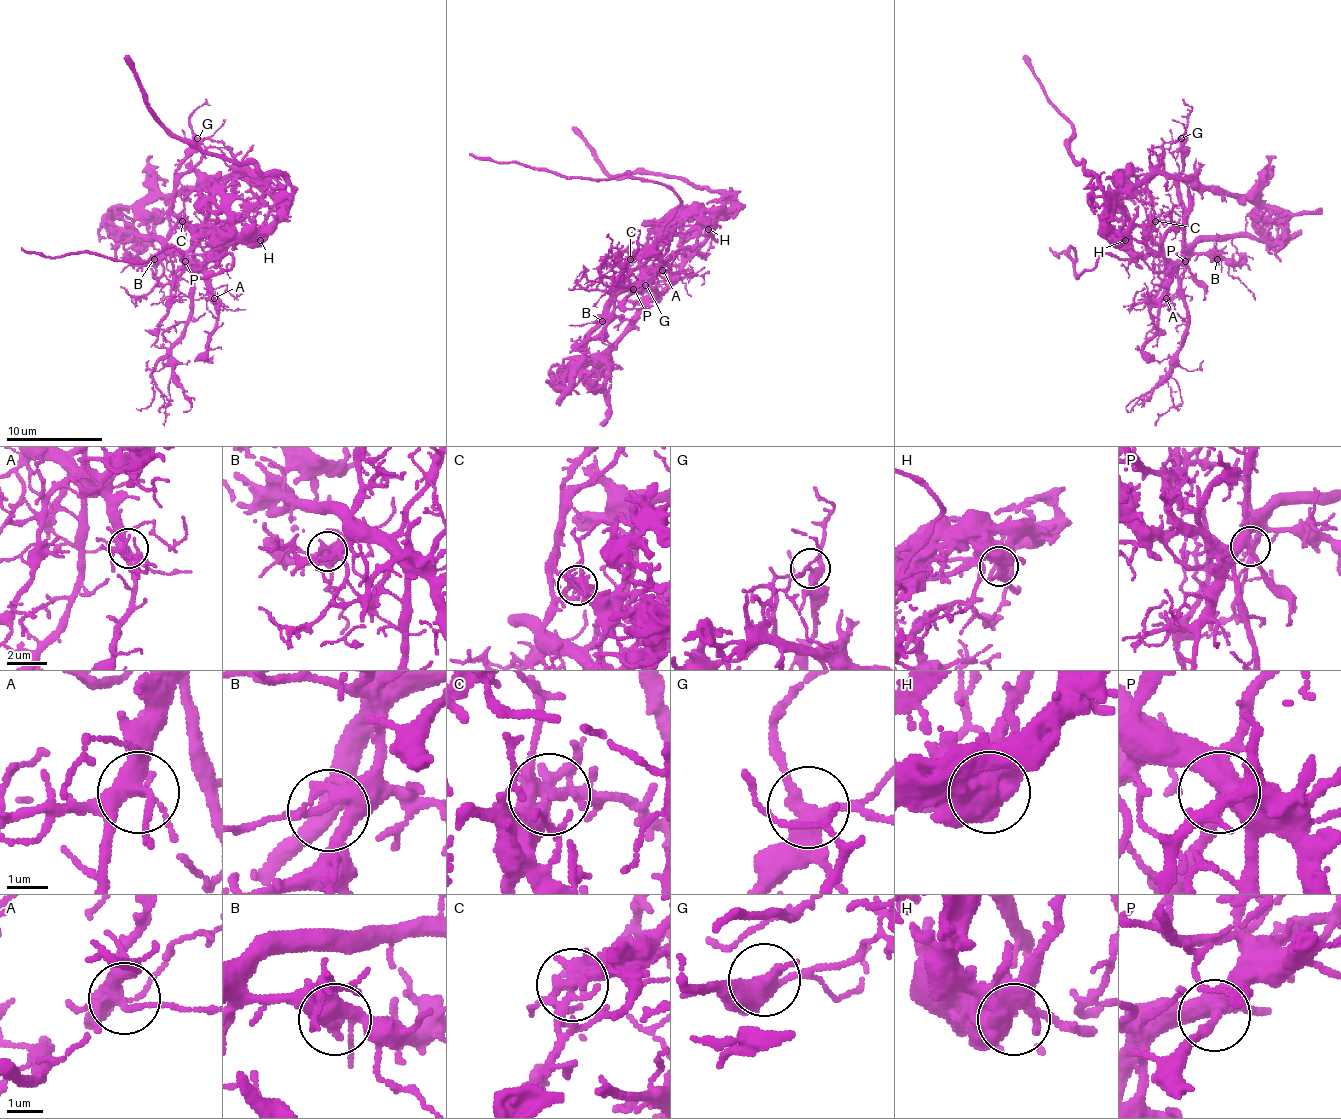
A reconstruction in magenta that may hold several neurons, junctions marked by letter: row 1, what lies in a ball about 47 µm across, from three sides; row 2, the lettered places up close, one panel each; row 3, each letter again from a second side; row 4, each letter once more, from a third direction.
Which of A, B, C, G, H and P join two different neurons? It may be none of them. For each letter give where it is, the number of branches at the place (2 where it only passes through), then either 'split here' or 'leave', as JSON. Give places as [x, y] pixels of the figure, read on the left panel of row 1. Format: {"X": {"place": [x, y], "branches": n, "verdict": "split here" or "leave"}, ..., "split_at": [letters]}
{"A": {"place": [214, 298], "branches": 7, "verdict": "leave"}, "B": {"place": [154, 259], "branches": 3, "verdict": "leave"}, "C": {"place": [182, 221], "branches": 5, "verdict": "split here"}, "G": {"place": [197, 138], "branches": 5, "verdict": "leave"}, "H": {"place": [260, 240], "branches": 3, "verdict": "leave"}, "P": {"place": [185, 261], "branches": 4, "verdict": "leave"}, "split_at": ["C"]}

